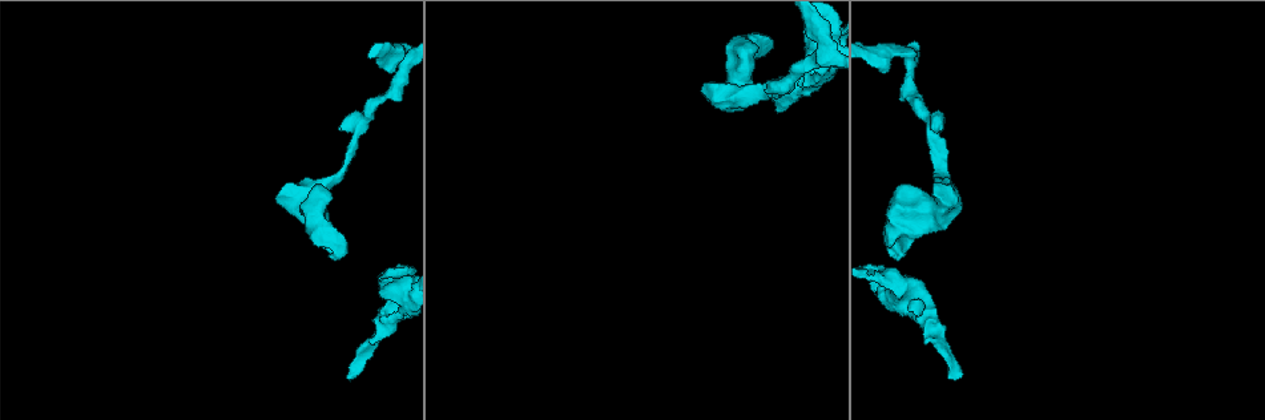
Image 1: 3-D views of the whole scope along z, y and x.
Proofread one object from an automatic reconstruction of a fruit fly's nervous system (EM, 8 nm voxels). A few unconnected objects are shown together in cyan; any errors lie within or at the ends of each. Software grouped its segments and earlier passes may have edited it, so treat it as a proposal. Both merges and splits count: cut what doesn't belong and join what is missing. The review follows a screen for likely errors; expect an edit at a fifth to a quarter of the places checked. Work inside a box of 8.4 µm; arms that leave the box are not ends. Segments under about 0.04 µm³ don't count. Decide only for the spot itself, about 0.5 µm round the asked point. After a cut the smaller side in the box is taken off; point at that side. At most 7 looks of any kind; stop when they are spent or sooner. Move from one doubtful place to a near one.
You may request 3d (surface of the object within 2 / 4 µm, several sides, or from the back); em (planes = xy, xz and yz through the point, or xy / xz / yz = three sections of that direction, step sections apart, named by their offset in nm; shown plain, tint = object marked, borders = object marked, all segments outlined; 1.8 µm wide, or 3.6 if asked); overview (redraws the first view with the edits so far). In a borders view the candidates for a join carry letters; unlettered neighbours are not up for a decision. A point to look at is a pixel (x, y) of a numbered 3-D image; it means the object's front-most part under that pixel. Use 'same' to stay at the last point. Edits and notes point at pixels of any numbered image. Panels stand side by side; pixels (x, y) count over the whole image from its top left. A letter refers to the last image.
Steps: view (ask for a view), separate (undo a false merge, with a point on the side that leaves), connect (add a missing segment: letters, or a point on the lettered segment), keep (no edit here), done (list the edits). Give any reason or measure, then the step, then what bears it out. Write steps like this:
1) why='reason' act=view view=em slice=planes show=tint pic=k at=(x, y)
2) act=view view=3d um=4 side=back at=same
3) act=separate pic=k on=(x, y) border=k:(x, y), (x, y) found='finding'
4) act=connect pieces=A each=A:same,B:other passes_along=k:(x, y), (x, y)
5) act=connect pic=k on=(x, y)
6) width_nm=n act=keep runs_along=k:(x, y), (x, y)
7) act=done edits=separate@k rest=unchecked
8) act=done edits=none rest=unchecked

act=view view=3d um=2 side=back pic=1 at=(779, 112)

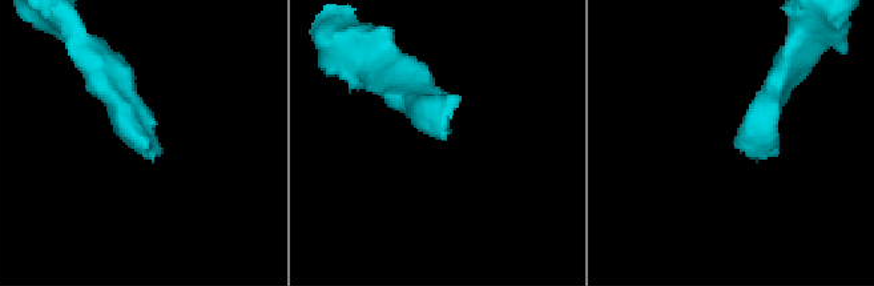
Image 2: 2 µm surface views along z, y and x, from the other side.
why='need the tissue' act=view view=em slice=planes show=borders pic=2 at=(734, 144)

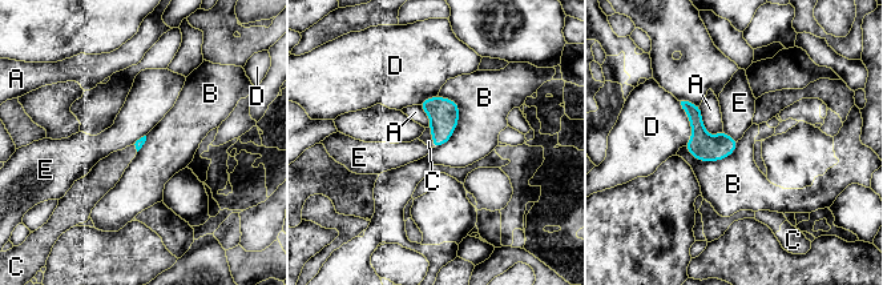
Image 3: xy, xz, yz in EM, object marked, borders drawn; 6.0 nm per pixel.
act=connect pieces=C each=A:other,B:other,C:same,D:other,E:other passes_along=3:(443, 112), (432, 137), (426, 137) found='it goes on there'

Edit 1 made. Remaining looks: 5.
act=view view=3d um=2 pic=1 at=(892, 254)

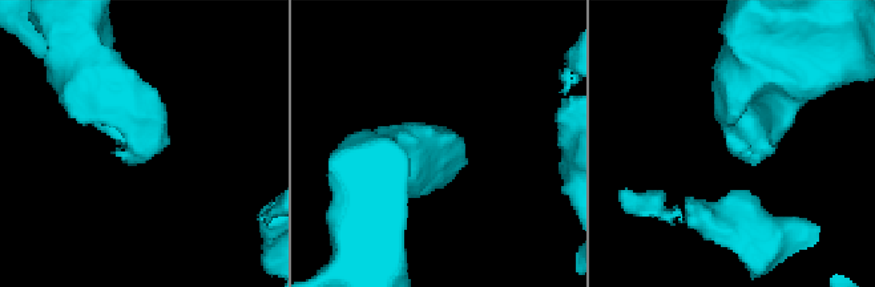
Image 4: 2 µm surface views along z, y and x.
why='shape alone is not enough' act=view view=em slice=planes show=plain pic=4 at=(117, 151)

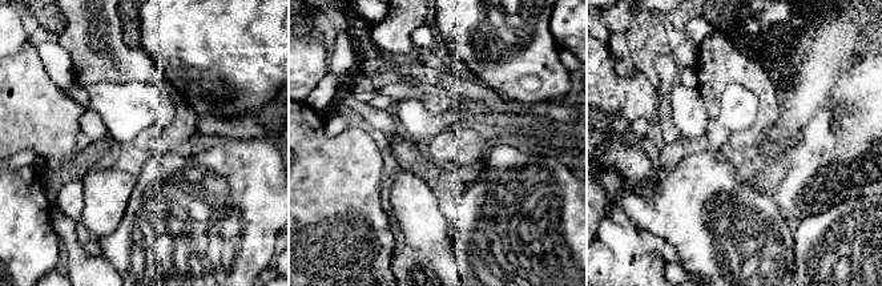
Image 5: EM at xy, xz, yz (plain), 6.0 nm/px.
why='what lies round it' act=view view=em slice=planes show=borders at=same

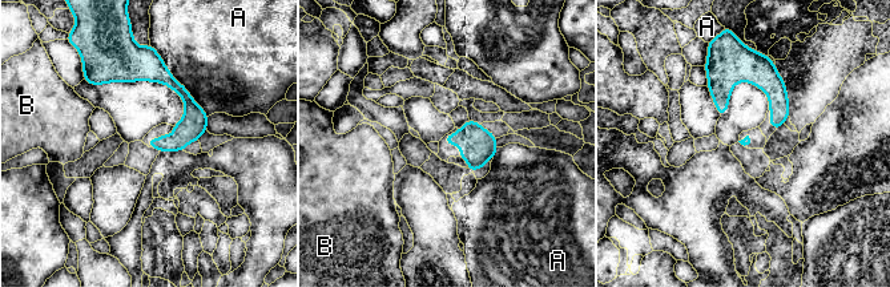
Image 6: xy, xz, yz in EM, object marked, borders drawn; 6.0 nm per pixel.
longest_contact=A:550nm act=keep each=A:other,B:other border=6:(153, 48), (169, 72), (208, 116) found='no lettered segment goes on from it'

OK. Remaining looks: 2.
act=done edits=connect@3 rest=unchecked

